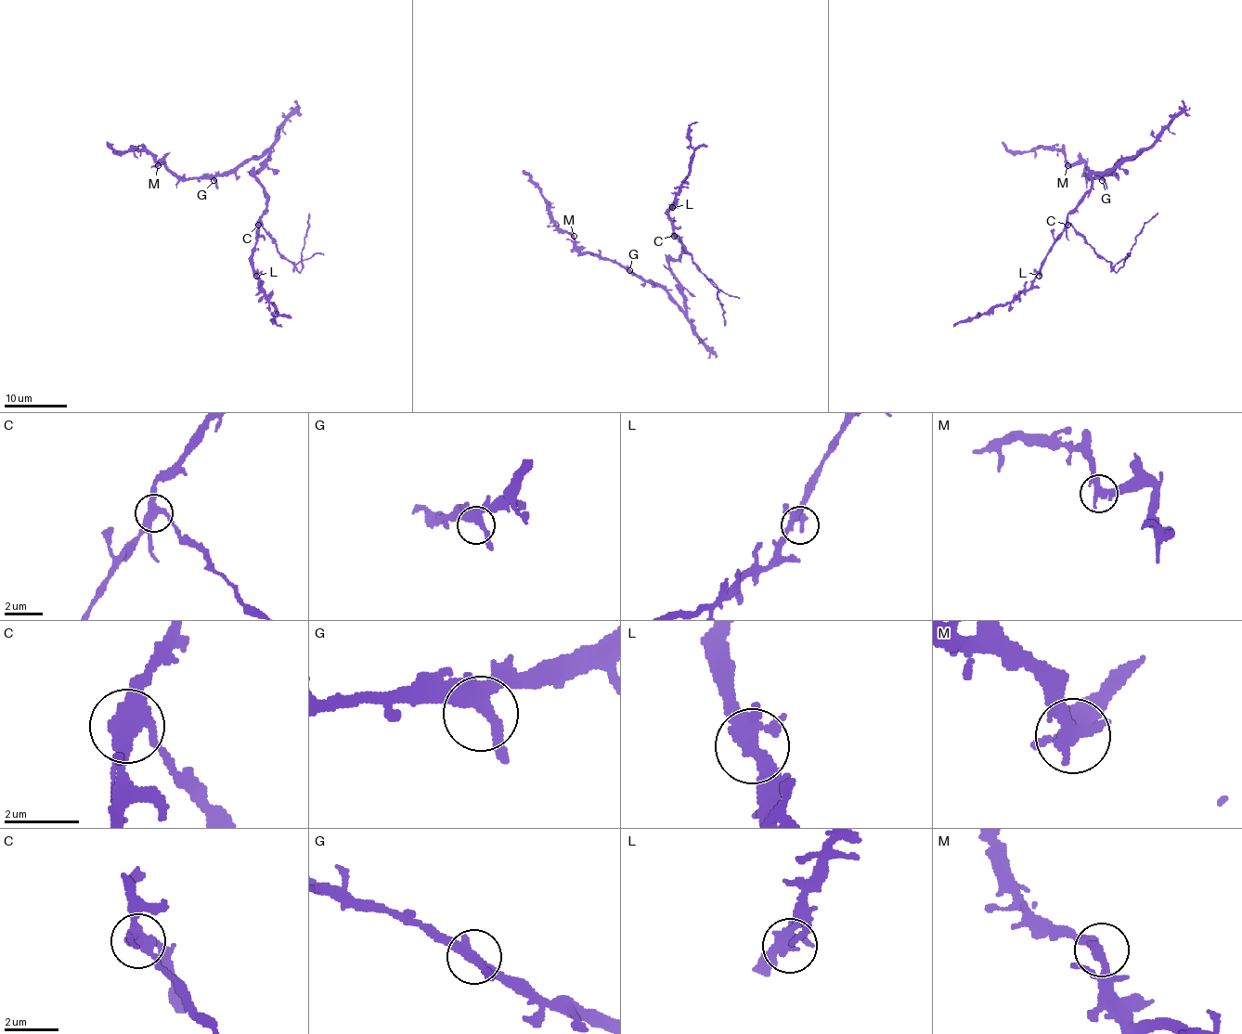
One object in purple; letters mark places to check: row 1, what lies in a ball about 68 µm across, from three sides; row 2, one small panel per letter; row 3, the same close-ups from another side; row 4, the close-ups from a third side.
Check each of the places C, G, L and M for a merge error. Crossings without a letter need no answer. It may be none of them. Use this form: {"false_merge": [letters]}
{"false_merge": ["C"]}

